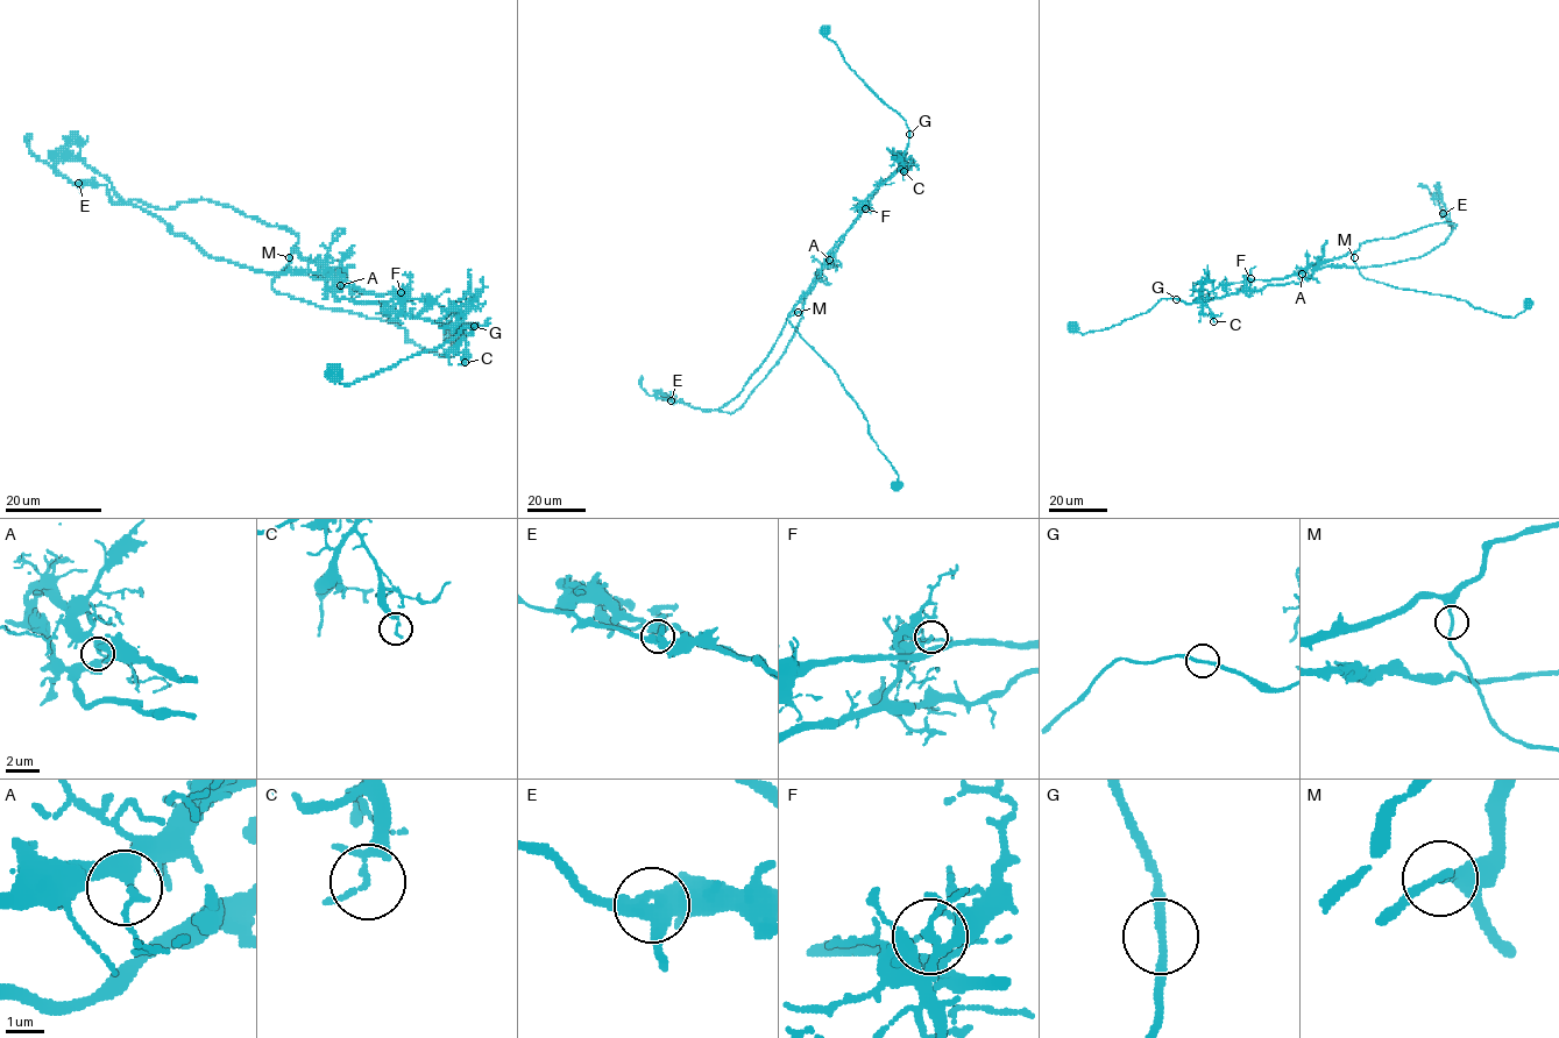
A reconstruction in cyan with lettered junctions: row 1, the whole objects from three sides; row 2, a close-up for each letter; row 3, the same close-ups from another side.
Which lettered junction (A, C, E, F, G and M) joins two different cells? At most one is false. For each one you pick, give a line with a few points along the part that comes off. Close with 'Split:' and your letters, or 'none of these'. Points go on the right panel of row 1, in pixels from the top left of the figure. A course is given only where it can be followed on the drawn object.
F: course (1251, 278), (1297, 276), (1352, 253), (1366, 278), (1452, 297), (1502, 317), (1515, 317), (1525, 310), (1528, 298)
Split: F

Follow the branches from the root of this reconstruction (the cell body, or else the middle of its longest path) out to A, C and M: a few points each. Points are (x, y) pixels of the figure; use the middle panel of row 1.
A: (898, 485), (898, 475), (870, 434), (862, 411), (836, 372), (787, 319), (802, 308), (806, 294), (829, 260)
C: (898, 485), (862, 411), (787, 318), (802, 308), (827, 254), (864, 201), (901, 164), (904, 171)
M: (898, 485), (898, 475), (870, 434), (862, 411), (836, 372), (787, 319), (798, 312)

